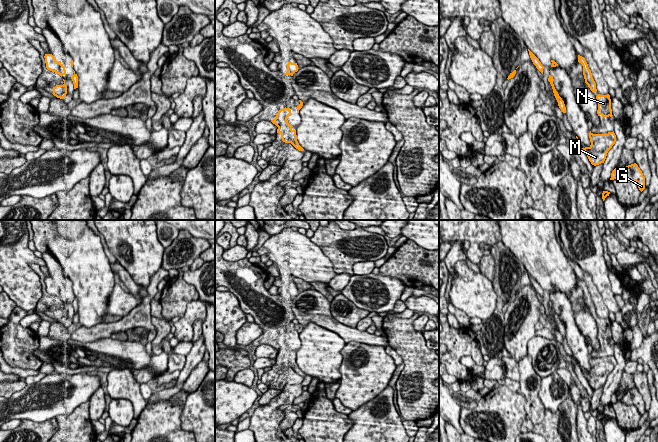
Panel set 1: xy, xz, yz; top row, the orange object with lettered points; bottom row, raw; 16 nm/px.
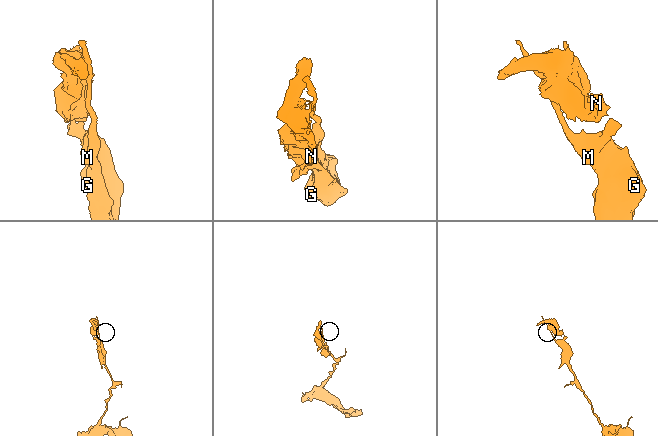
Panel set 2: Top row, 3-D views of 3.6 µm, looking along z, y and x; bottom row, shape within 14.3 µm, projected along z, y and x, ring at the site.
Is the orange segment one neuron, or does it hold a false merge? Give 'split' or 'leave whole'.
leave whole

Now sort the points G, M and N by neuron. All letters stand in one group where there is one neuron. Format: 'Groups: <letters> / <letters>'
Groups: G M N

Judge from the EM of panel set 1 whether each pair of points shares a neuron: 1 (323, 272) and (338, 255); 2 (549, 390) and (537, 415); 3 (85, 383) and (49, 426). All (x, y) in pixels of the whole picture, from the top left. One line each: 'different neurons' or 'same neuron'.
1: different neurons
2: different neurons
3: different neurons

